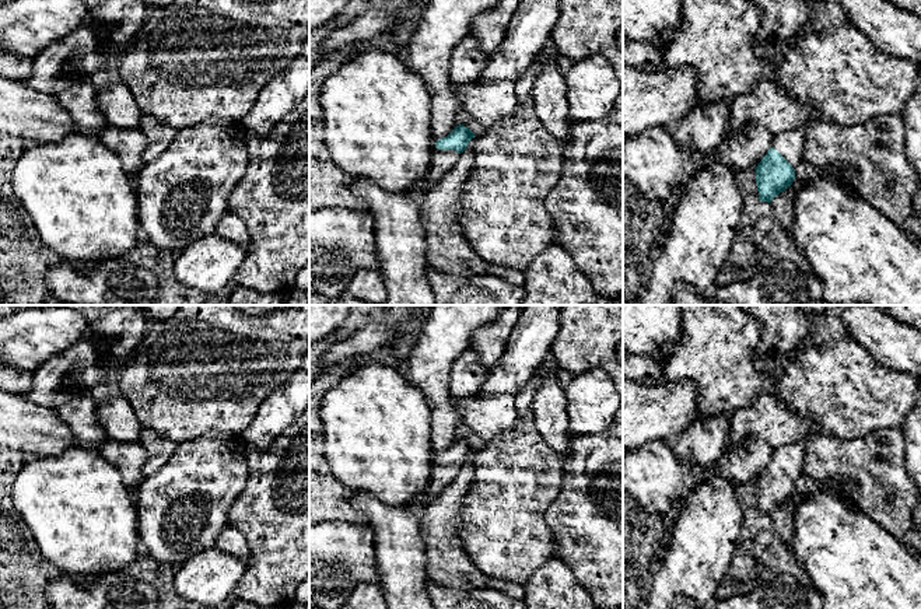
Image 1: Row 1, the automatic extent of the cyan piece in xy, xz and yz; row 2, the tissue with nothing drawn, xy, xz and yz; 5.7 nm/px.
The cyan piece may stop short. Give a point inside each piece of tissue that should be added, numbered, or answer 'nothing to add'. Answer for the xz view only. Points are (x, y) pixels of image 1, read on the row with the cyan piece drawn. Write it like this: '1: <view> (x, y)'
1: xz (443, 161)

